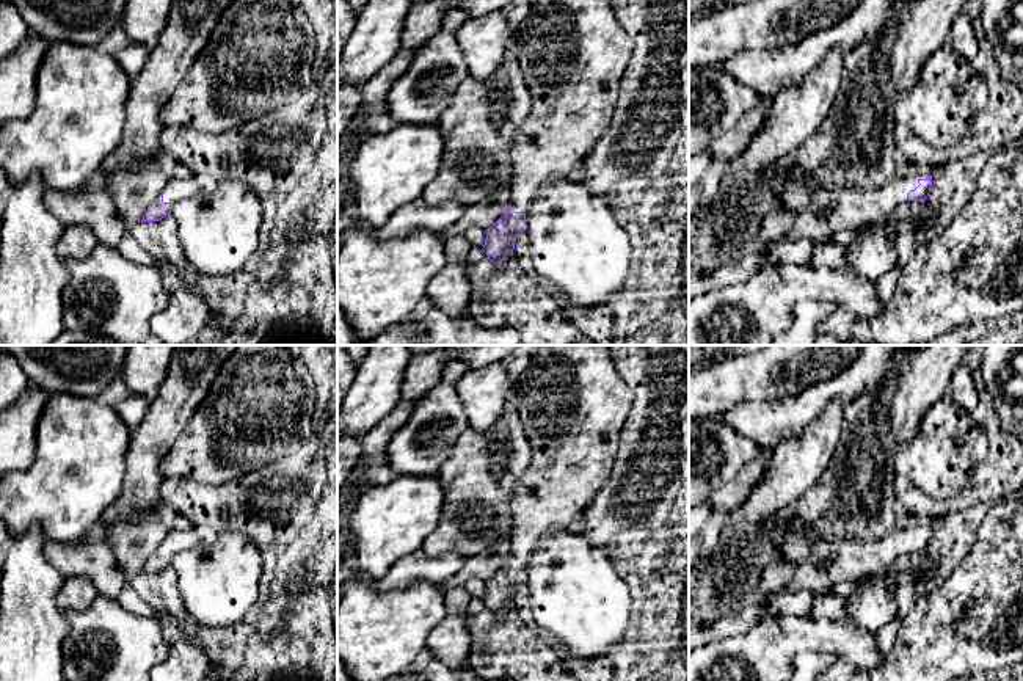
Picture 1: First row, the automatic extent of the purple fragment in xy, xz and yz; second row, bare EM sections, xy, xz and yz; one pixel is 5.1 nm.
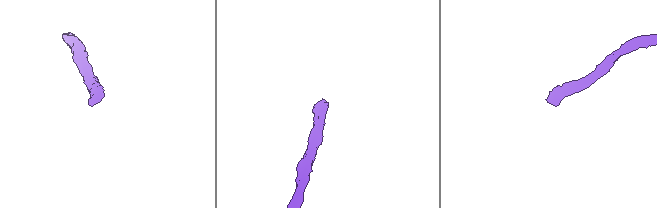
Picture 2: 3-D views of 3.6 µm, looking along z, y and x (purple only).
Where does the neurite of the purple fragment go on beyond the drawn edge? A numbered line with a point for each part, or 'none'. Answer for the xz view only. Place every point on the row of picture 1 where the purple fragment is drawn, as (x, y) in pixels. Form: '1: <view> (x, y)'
1: xz (573, 54)

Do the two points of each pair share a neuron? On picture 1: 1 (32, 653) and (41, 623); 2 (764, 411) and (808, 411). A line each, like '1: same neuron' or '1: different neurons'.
1: same neuron
2: same neuron

